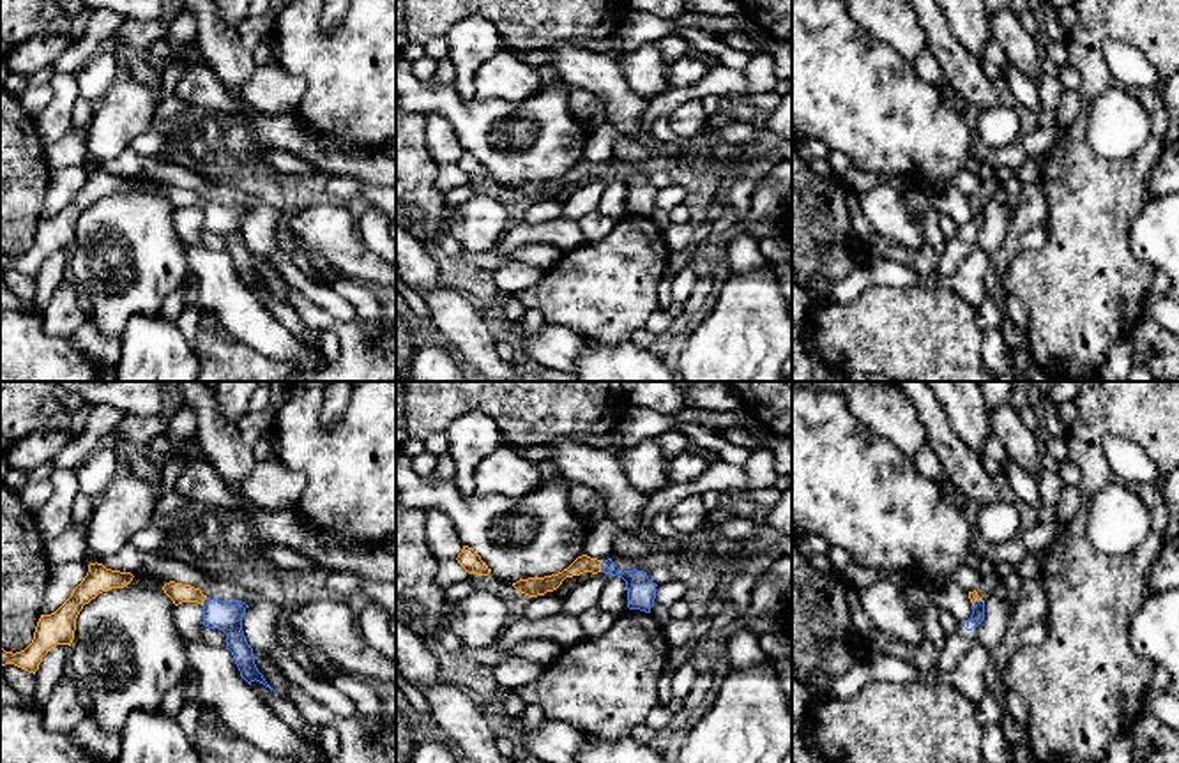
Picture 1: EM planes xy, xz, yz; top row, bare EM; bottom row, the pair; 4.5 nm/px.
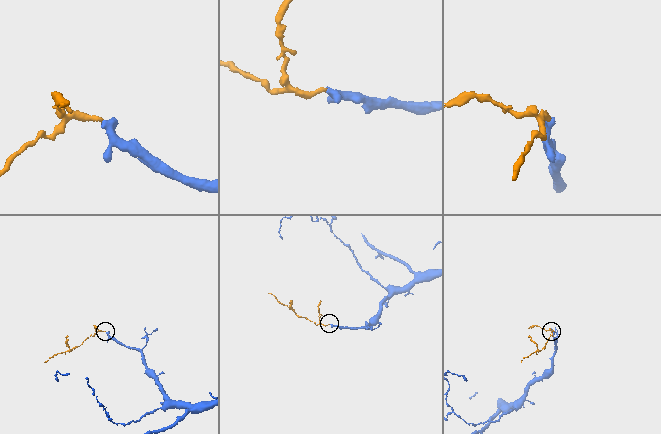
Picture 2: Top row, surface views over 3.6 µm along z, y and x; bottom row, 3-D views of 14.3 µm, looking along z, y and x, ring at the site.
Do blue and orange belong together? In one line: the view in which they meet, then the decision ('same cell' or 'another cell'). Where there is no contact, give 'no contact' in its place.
xz | same cell

